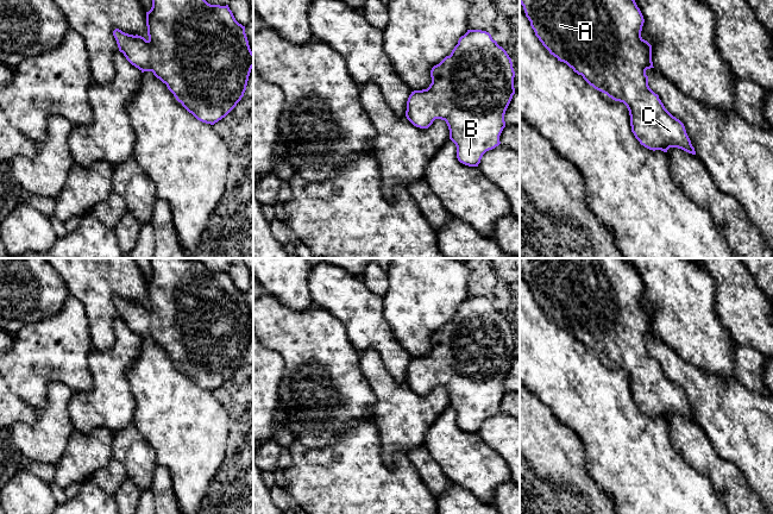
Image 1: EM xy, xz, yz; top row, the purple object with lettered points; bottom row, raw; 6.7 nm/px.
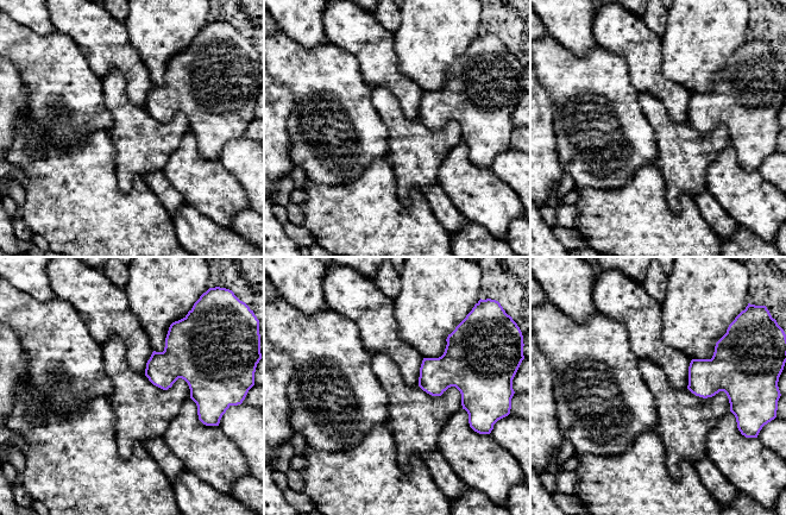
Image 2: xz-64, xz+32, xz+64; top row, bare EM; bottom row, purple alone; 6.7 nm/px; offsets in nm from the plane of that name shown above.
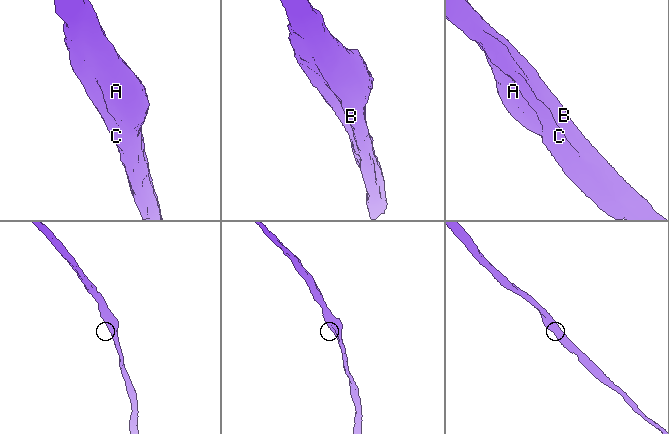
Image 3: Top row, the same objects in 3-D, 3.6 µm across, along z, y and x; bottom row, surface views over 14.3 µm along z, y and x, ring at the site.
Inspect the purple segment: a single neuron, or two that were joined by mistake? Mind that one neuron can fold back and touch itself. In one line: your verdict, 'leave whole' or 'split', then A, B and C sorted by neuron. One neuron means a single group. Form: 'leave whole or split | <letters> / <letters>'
leave whole | A B C

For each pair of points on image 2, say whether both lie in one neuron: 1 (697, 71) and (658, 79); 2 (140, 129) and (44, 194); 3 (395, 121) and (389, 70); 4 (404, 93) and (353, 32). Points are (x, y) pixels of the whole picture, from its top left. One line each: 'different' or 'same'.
1: different
2: different
3: different
4: same

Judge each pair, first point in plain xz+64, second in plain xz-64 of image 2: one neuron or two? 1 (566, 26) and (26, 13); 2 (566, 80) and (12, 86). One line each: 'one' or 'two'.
1: one
2: two

